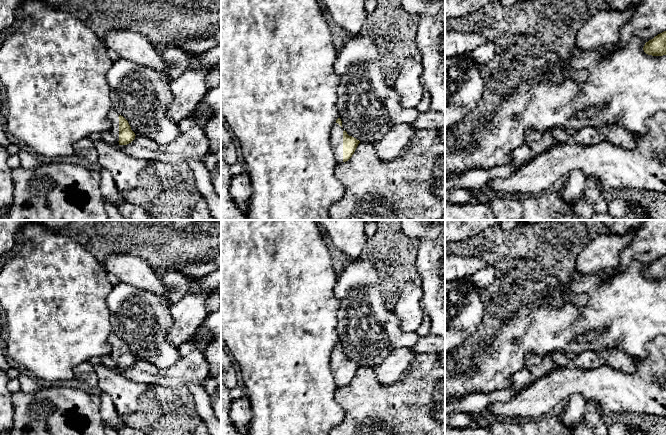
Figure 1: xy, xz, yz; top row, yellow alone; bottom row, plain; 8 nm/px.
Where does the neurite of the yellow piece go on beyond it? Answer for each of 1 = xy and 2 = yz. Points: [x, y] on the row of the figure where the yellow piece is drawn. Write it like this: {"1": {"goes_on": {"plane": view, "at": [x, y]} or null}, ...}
{"1": {"goes_on": {"plane": "xy", "at": [113, 115]}}, "2": {"goes_on": null}}

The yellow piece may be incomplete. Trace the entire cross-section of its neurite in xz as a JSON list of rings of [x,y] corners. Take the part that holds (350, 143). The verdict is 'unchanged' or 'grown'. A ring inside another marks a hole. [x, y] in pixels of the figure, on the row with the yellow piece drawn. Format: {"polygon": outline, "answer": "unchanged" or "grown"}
{"polygon": [[[340,118],[336,120],[336,123],[332,128],[330,142],[338,163],[348,161],[360,143],[359,140],[347,134],[342,127],[342,121]]], "answer": "grown"}

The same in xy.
{"polygon": [[[111,109],[108,117],[112,122],[111,133],[119,145],[127,145],[135,139],[135,133],[131,130],[128,121],[121,116],[115,109]]], "answer": "grown"}

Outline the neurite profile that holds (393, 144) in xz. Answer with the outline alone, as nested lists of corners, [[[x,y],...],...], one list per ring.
[[[400,124],[392,128],[381,139],[365,141],[373,145],[377,154],[386,161],[401,156],[411,144],[415,129],[409,124]]]

